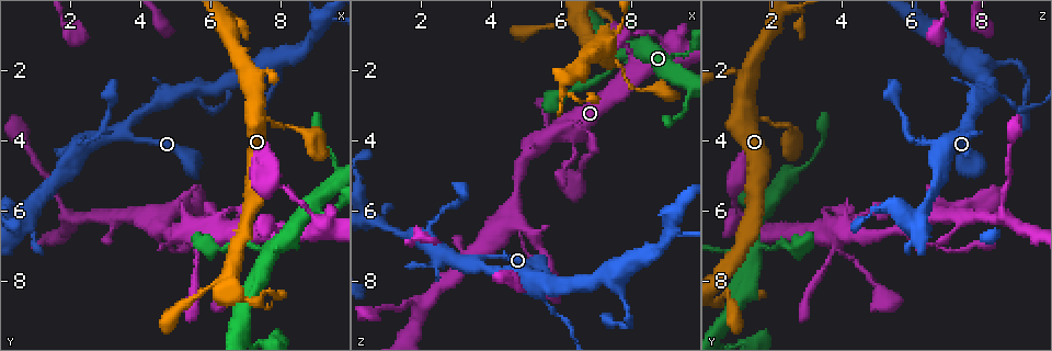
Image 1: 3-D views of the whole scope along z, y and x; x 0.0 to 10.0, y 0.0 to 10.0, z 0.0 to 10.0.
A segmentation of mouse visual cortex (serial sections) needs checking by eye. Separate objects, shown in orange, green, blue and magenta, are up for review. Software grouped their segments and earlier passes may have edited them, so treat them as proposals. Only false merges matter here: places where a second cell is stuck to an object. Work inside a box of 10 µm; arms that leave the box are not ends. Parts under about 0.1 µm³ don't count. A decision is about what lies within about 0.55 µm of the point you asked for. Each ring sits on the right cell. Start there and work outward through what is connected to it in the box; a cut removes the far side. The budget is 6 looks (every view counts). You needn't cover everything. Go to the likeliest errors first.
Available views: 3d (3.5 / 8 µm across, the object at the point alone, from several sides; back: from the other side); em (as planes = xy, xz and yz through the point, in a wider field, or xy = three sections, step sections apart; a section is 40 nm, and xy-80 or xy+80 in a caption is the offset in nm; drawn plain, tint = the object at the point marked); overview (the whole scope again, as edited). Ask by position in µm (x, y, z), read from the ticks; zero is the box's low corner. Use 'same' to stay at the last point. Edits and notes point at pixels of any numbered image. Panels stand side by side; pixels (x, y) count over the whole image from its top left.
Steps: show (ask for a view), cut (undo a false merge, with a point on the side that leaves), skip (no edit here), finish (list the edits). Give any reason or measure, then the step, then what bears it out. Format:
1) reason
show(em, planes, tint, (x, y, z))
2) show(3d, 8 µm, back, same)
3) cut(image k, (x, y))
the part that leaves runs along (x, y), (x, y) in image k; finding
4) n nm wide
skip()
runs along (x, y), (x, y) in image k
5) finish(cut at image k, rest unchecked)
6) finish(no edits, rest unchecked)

four or more arms meet
show(3d, 3.5 µm, (7.80, 7.15, 1.45))

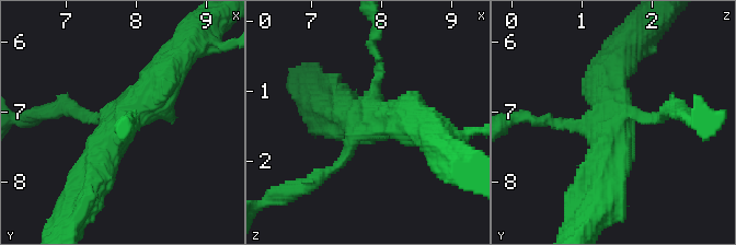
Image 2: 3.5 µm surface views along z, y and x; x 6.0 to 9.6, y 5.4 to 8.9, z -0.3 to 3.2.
4 arms; arms of 150, 150, 500, 500 nm; need the tissue
show(em, xy, step 5, tint, (7.80, 7.15, 1.35))

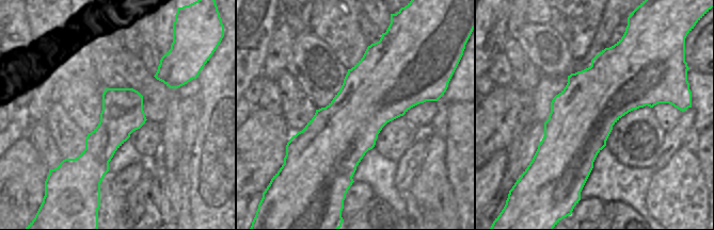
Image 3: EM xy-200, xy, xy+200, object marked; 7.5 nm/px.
skip()
runs along (165, 67), (108, 141), (85, 188) in image 2; continuous, no second cell

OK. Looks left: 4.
four or more arms meet
show(3d, 3.5 µm, (4.50, 6.45, 6.00))

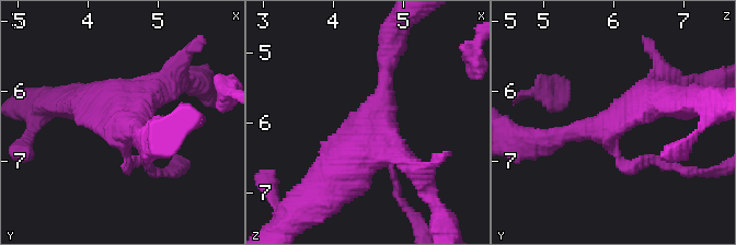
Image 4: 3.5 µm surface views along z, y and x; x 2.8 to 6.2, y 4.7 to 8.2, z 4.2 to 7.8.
4 arms; arms of 150, 250, 300, 500 nm; need the tissue
show(em, xy, step 3, tint, (4.55, 6.45, 6.00))

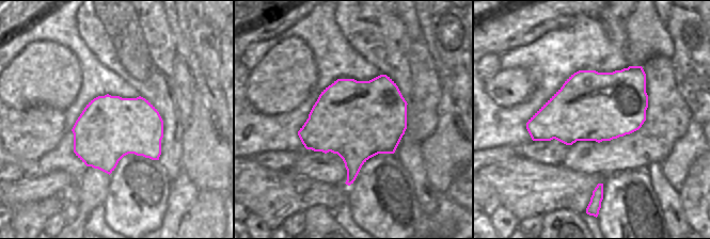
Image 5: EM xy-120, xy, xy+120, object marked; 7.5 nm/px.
600 nm wide
skip()
runs along (390, 59), (367, 143), (336, 176) in image 4; continuous, no second cell

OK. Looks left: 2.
thin arm on a thick one
show(3d, 8 µm, (5.30, 2.60, 8.05))

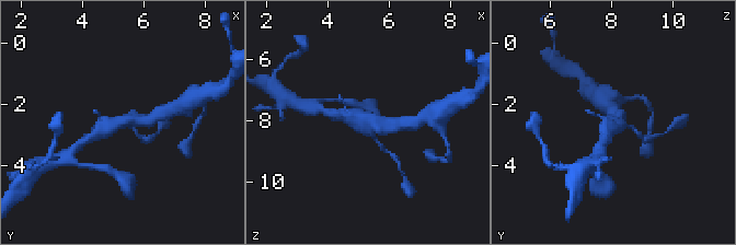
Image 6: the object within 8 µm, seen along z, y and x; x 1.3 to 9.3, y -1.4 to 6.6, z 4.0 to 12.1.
show(em, xy, step 3, tint, same)

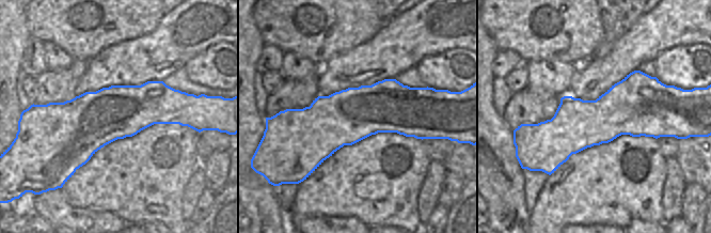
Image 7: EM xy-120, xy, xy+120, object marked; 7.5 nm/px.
skip()
runs along (94, 136), (125, 119), (153, 118) in image 6; all the same cell

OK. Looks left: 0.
finish(no edits, rest unchecked)

